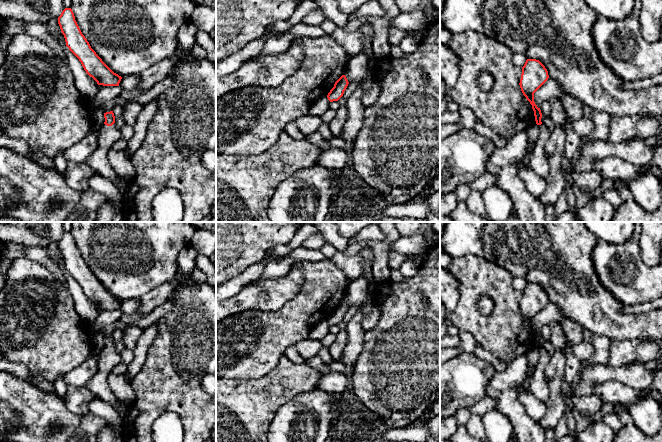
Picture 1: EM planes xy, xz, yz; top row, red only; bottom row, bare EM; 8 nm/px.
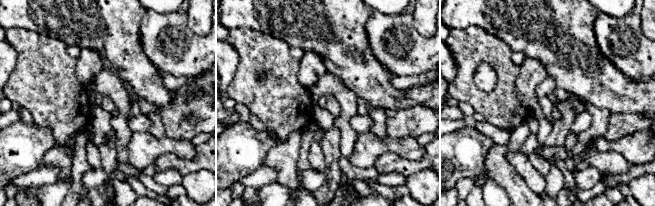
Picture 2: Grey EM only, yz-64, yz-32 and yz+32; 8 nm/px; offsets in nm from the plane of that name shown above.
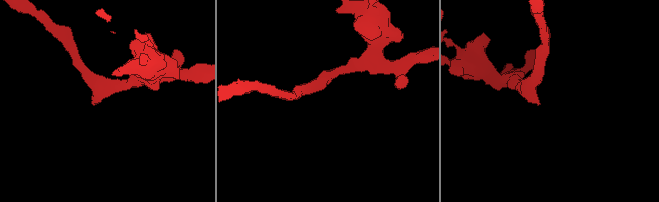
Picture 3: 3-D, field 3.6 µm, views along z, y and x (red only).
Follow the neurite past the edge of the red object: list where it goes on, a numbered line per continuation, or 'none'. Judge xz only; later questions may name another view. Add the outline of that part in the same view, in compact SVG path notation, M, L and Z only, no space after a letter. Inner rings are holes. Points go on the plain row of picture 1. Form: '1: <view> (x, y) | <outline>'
none

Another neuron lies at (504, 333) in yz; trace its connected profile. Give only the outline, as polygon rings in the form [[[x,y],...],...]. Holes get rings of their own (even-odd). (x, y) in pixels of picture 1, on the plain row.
[[[471,254],[452,258],[447,270],[459,281],[460,289],[457,307],[448,316],[448,324],[456,326],[460,331],[470,332],[477,344],[507,365],[536,348],[532,329],[519,309],[522,291],[513,287],[514,278],[506,269],[484,257]],[[483,294],[495,300],[494,309],[489,316],[482,315],[478,309],[478,301]]]

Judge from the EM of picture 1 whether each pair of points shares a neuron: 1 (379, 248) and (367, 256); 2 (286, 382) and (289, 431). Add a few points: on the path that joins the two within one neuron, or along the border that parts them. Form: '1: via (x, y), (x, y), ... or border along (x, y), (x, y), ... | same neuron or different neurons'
1: border along (367, 246), (373, 254), (372, 265) | different neurons
2: border along (308, 391), (297, 394), (284, 403), (272, 420) | different neurons

